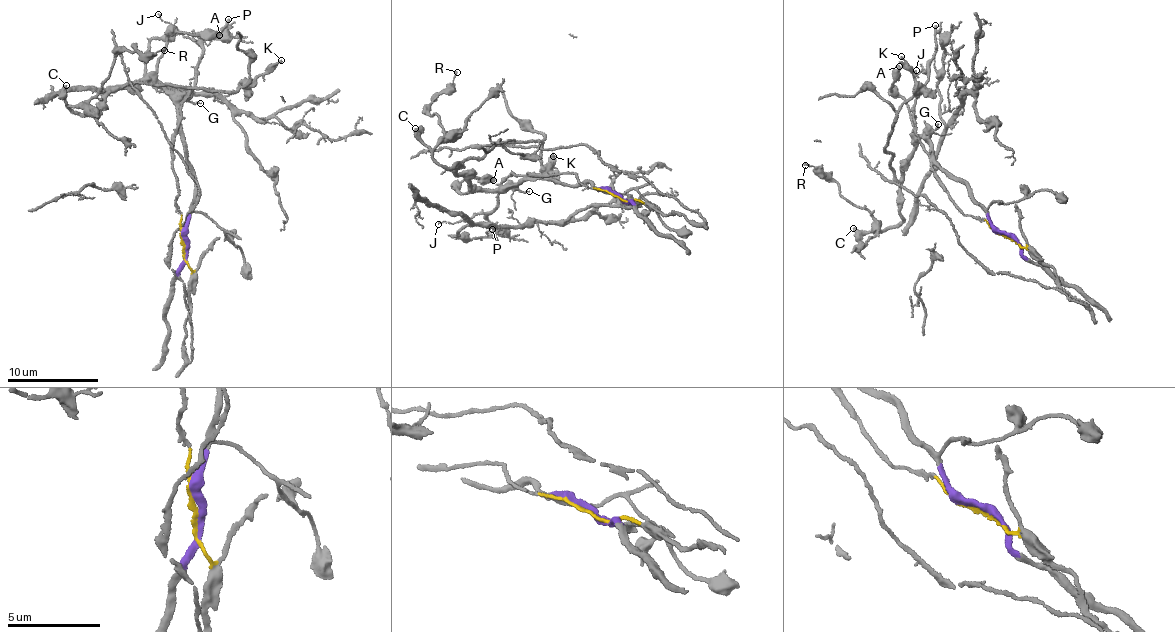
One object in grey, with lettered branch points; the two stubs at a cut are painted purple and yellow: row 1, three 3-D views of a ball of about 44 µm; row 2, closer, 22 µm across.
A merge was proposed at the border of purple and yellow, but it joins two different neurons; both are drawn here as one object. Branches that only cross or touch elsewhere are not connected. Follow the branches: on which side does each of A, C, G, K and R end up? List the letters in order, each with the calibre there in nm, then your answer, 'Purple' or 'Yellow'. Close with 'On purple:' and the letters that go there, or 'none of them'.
A: Thickness 550 nm. Purple
C: Thickness 400 nm. Purple
G: Thickness 130 nm. Purple
K: Thickness 110 nm. Purple
R: Thickness 130 nm. Purple
On purple: A, C, G, K, R

